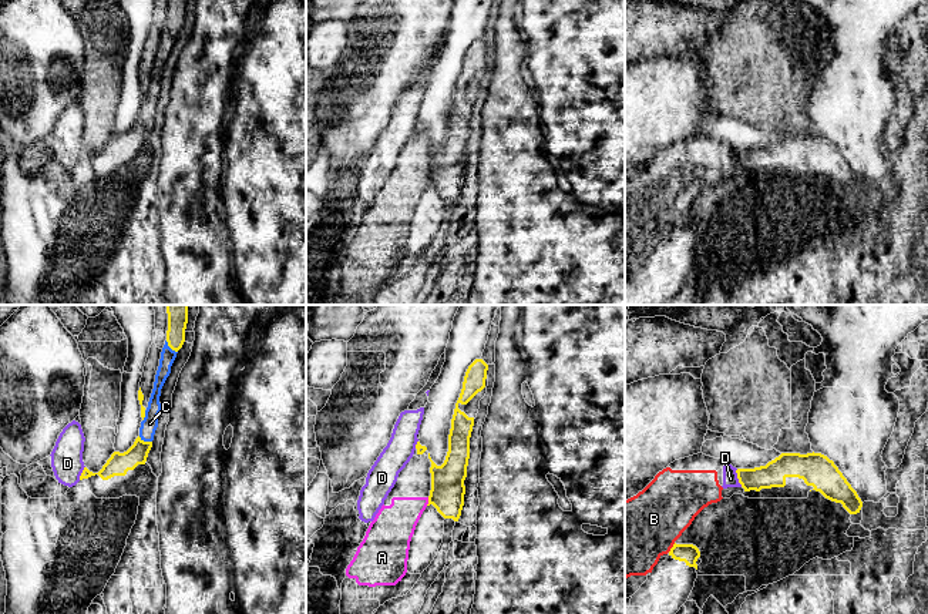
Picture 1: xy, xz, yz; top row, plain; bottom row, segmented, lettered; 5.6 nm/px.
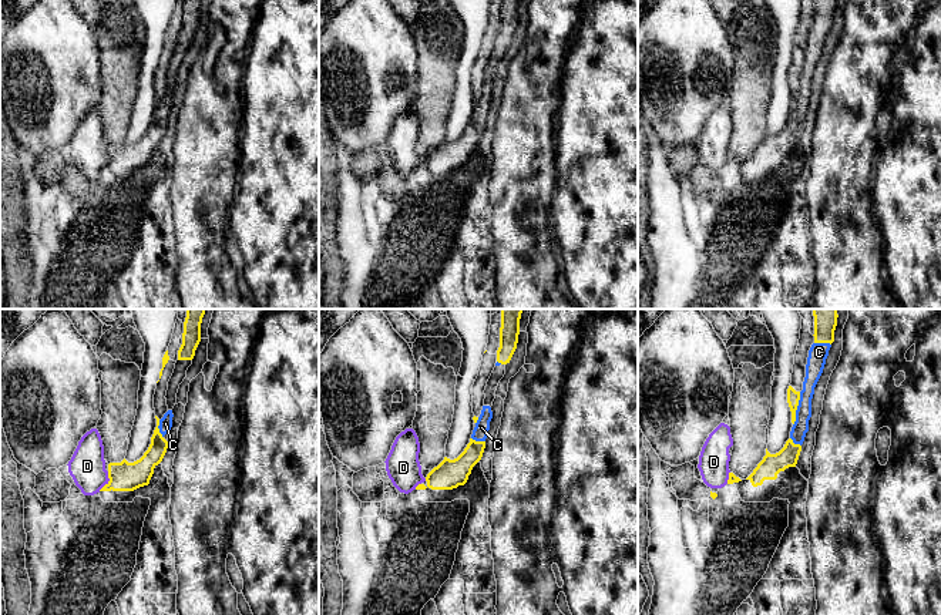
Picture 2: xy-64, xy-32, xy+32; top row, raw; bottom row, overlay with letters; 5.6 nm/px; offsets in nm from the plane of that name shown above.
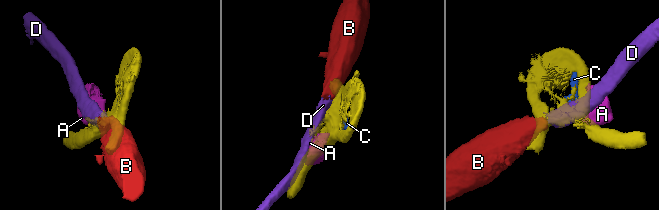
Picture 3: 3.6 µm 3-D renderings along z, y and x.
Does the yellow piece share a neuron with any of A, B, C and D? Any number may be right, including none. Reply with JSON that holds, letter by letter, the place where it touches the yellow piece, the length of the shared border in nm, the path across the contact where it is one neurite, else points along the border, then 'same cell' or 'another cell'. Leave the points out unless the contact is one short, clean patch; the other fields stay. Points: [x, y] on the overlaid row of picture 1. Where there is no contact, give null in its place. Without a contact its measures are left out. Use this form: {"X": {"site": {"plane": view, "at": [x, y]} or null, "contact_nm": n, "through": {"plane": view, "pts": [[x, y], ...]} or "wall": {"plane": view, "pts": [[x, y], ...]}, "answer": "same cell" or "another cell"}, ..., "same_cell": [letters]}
{"A": {"site": {"plane": "xz", "at": [429, 502]}, "contact_nm": 50, "wall": {"plane": "xz", "pts": [[429, 497], [426, 505]]}, "answer": "another cell"}, "B": {"site": {"plane": "yz", "at": [672, 547]}, "contact_nm": 70, "answer": "another cell"}, "C": {"site": {"plane": "xy", "at": [171, 348]}, "contact_nm": 100, "answer": "same cell"}, "D": {"site": {"plane": "yz", "at": [737, 477]}, "contact_nm": 110, "answer": "another cell"}, "same_cell": ["C"]}

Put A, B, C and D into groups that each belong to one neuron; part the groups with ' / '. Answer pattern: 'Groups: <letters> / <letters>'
Groups: A / B D / C

